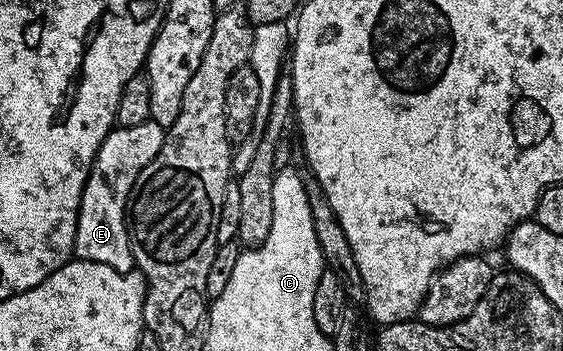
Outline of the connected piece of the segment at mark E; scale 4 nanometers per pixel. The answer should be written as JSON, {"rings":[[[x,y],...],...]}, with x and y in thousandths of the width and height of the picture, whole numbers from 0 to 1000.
{"rings":[[[274,336],[249,356],[204,359],[188,382],[163,459],[149,550],[142,561],[131,689],[131,726],[137,735],[171,744],[178,755],[199,755],[199,766],[208,772],[240,769],[227,655],[227,581],[238,553],[242,504],[249,504],[256,470],[263,470],[263,459],[284,436],[293,387],[295,365]]]}

